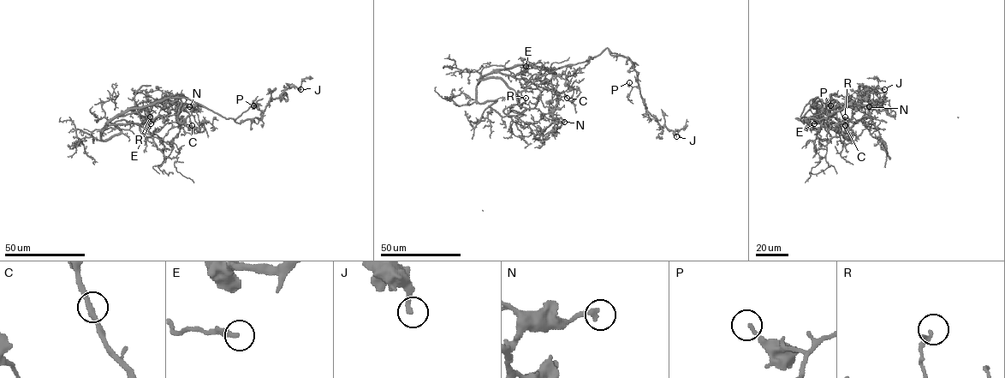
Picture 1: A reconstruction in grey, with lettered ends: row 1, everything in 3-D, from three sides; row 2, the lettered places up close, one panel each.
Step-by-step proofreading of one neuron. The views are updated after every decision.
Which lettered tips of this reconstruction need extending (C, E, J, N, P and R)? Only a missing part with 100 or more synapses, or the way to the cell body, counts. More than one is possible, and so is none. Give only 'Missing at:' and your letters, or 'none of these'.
Missing at: none of these

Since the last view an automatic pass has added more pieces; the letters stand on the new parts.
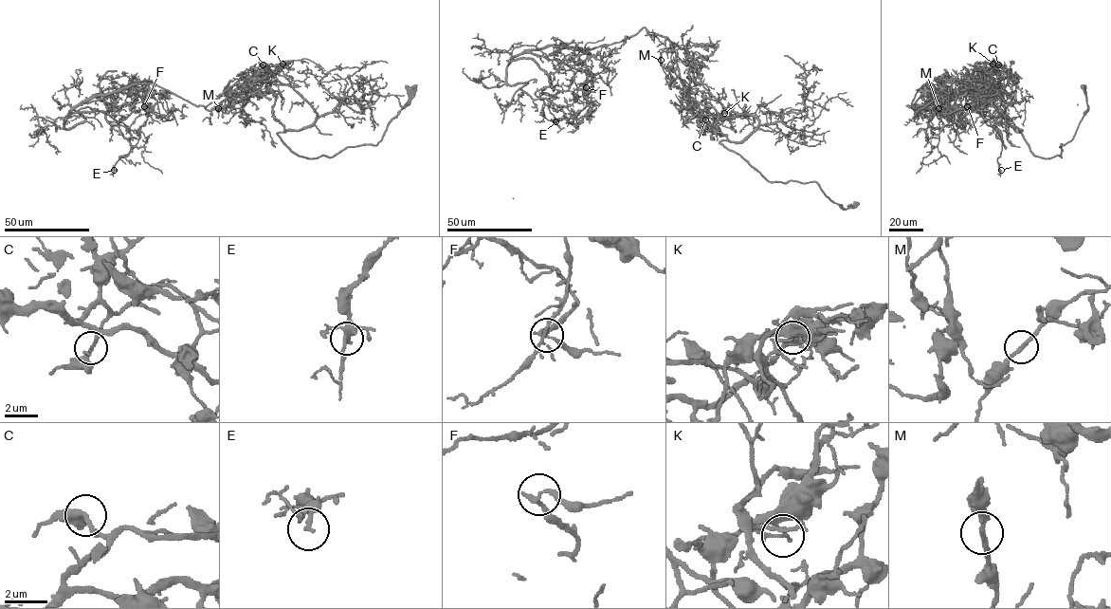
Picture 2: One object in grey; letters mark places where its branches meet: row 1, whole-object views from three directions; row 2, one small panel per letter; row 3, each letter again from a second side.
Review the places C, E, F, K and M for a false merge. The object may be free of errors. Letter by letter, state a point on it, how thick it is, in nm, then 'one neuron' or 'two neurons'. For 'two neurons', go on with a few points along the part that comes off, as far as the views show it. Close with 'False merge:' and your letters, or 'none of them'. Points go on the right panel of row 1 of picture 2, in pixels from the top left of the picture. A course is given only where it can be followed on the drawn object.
C: (998, 64) | 260 nm | one neuron
E: (1001, 170) | 180 nm | one neuron
F: (967, 106) | 260 nm | one neuron
K: (992, 64) | 150 nm | two neurons | (992, 64), (996, 109), (1044, 157), (1061, 156), (1061, 144), (1072, 138), (1087, 108), (1081, 84)
M: (938, 108) | 200 nm | one neuron
False merge: K

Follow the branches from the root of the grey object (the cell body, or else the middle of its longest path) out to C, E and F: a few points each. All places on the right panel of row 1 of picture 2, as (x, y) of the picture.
C: (919, 105), (938, 105), (971, 84), (983, 81), (998, 64)
E: (919, 105), (906, 105), (927, 83), (936, 106), (959, 92), (979, 92), (1001, 138), (1001, 170)
F: (919, 105), (914, 110), (906, 105), (913, 104), (930, 83), (936, 106), (970, 89), (972, 101), (966, 105)

